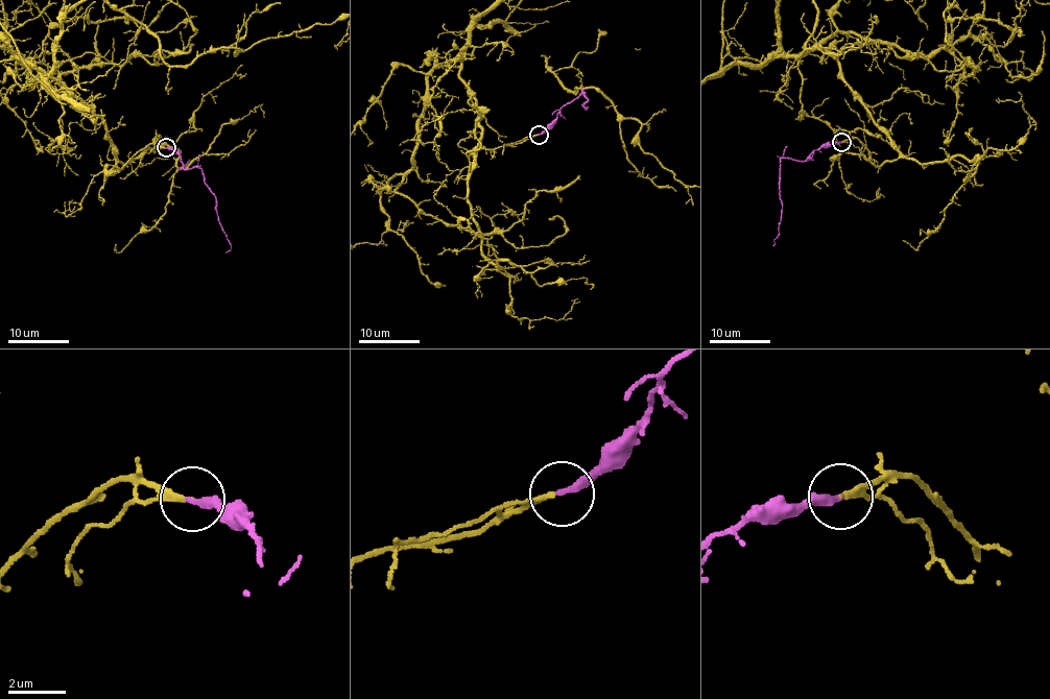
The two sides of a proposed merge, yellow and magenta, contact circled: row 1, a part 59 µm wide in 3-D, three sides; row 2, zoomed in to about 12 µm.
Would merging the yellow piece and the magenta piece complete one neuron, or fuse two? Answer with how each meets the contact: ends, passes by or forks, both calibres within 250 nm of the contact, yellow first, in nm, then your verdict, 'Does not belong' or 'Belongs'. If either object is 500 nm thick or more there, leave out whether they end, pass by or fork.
At the ring yellow ends. At the ring magenta ends. Thickness 150 nm (yellow) against 280 nm. Belongs

